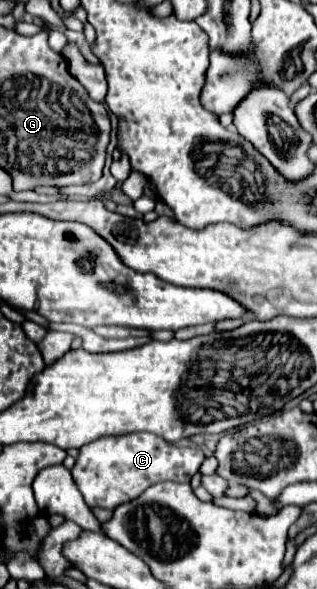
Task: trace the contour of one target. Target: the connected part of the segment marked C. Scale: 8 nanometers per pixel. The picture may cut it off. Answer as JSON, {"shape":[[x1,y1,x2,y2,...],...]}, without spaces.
{"shape":[[131,433,119,437,97,439,79,449,77,461,71,469,73,481,89,507,115,509,119,503,137,499,147,487,161,481,187,483,199,471,203,453,191,447,177,447,153,433]]}

